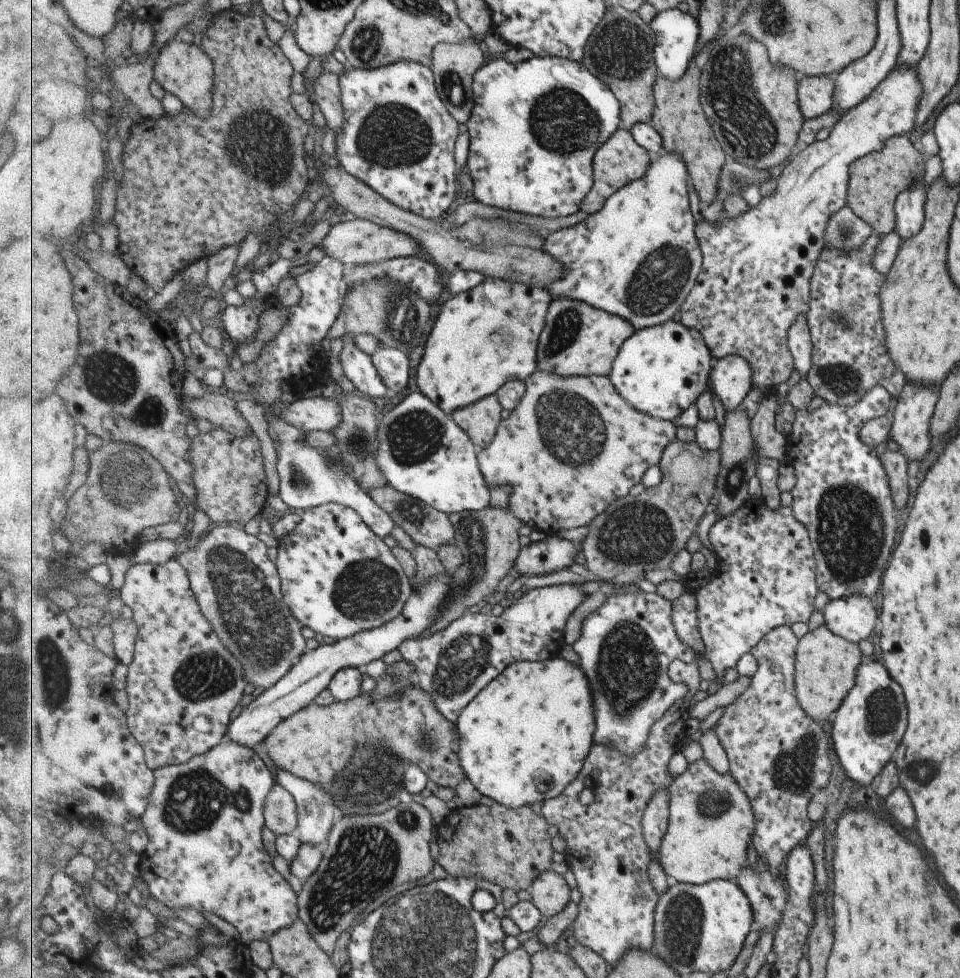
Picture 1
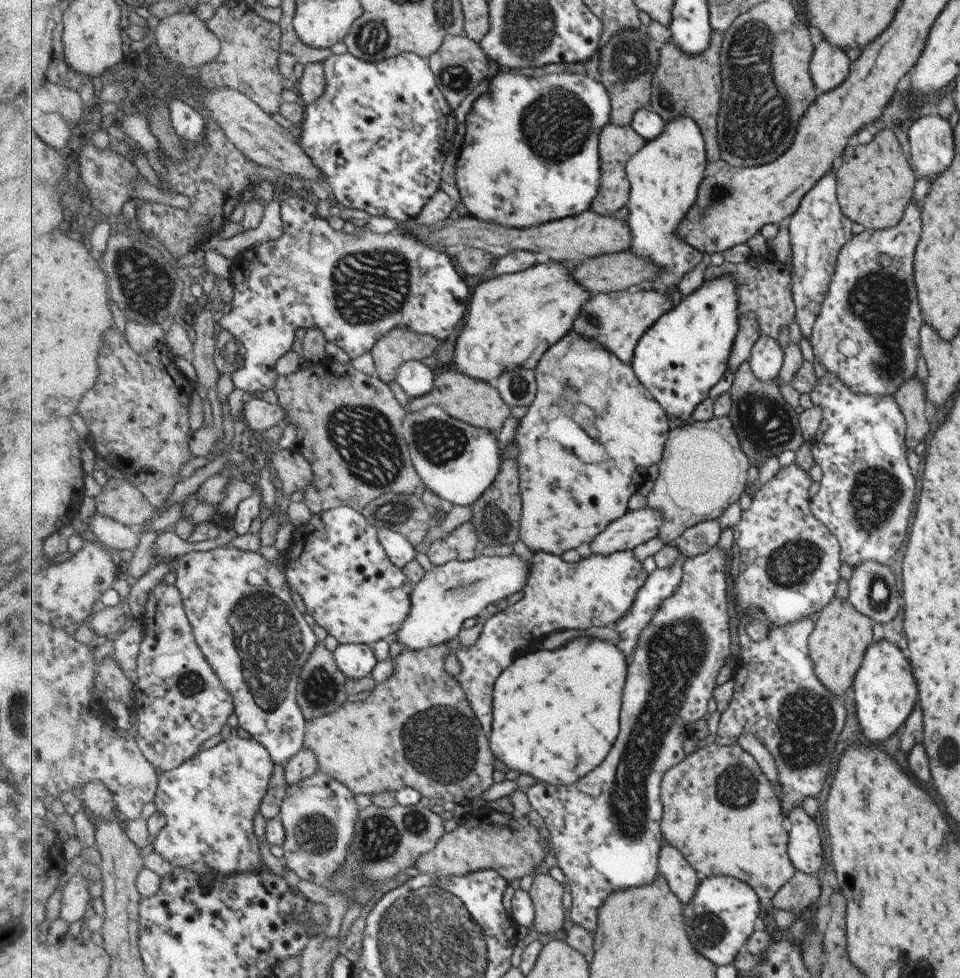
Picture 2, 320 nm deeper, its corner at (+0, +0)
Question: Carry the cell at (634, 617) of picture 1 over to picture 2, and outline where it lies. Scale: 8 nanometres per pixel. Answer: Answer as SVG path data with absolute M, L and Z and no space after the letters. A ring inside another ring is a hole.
M681 553L680 557L669 568L656 568L648 578L648 582L643 585L643 588L637 593L632 609L615 624L617 633L621 638L617 646L629 657L629 662L632 656L636 654L636 648L639 647L640 636L644 632L644 628L652 622L657 611L660 610L660 604L667 599L672 598L679 590L682 580L684 579L684 564L688 558Z

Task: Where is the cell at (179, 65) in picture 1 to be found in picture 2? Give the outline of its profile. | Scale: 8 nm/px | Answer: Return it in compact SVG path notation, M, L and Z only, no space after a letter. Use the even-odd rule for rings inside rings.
M183 11L159 20L156 40L161 54L182 67L199 66L213 62L220 55L222 42L209 30L205 21L199 20L192 11Z

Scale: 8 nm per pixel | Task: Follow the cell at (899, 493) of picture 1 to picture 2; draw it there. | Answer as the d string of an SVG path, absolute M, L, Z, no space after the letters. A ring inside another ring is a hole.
M913 376L901 383L892 396L906 422L904 432L906 450L913 449L927 434L927 428L929 428L927 424L929 417L925 414L924 384Z

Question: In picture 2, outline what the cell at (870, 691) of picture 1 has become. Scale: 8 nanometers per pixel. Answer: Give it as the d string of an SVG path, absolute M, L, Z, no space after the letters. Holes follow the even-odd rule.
M884 639L872 642L864 652L853 679L855 717L869 744L890 736L908 717L917 702L917 688L909 662L895 643Z

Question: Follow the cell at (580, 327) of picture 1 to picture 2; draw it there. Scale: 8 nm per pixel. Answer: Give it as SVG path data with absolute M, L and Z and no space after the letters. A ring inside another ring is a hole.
M631 287L624 291L599 293L584 306L577 317L574 330L588 339L601 343L625 364L632 364L641 337L664 315L675 307L671 297L650 287Z

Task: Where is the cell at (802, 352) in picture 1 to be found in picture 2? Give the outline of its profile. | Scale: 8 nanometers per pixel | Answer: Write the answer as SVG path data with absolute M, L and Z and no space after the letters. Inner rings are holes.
M831 169L800 200L800 206L790 216L788 225L791 244L791 294L795 316L802 337L810 335L822 300L828 290L840 248L851 236L851 221L839 210L836 198L836 173Z

